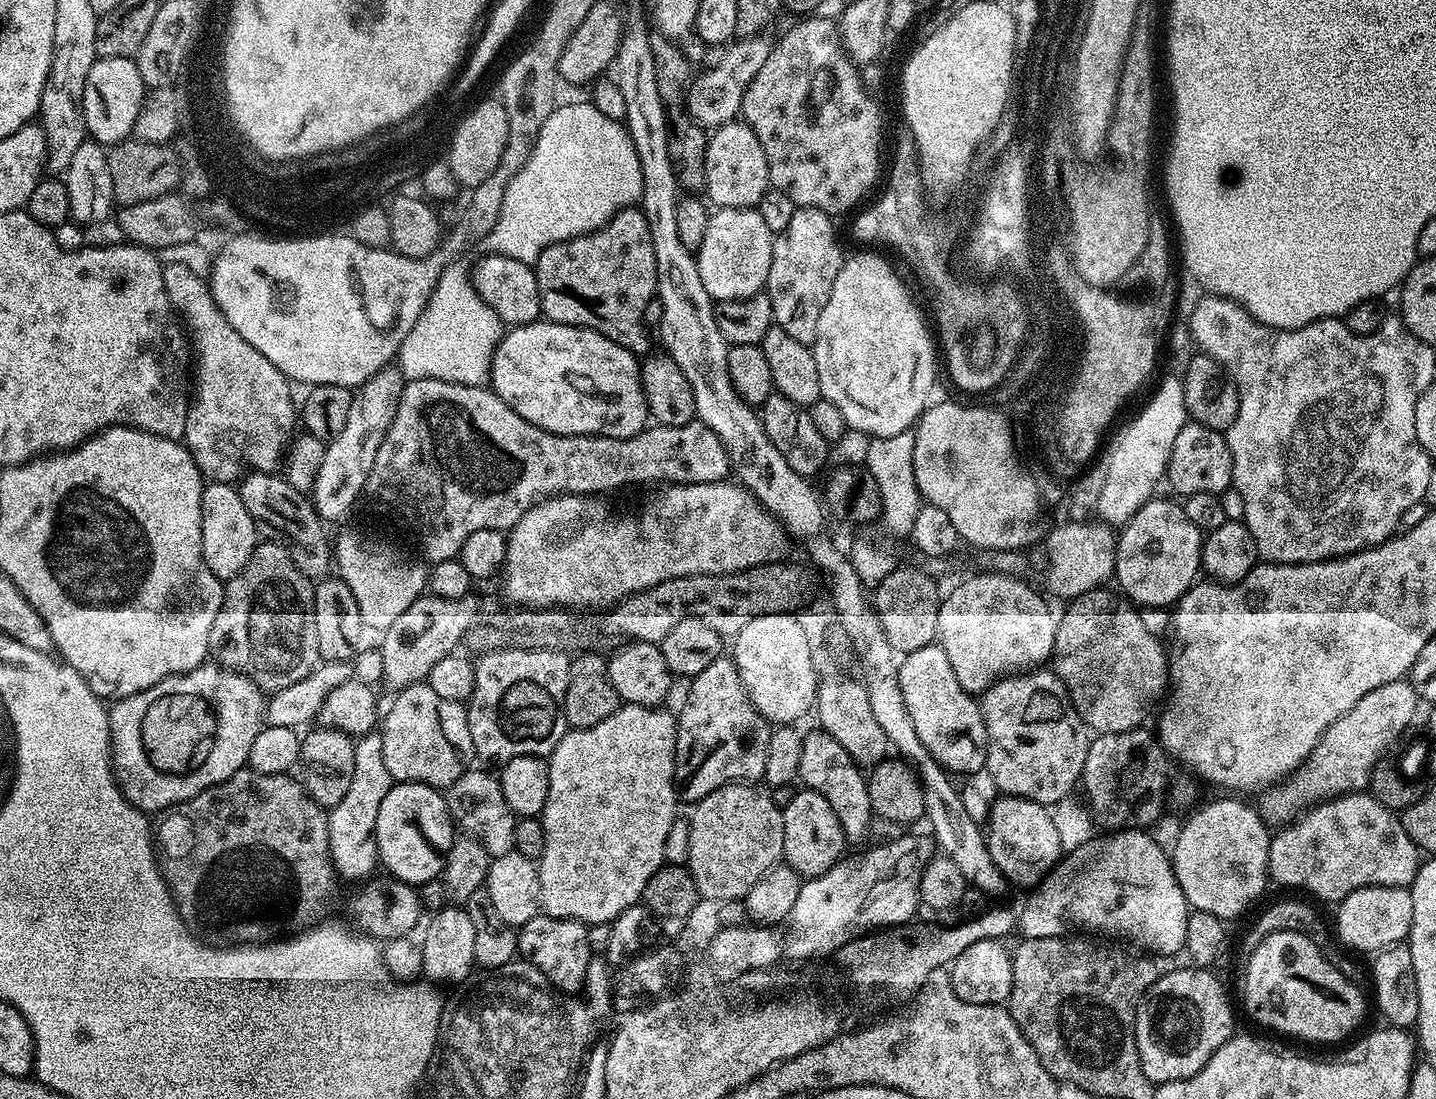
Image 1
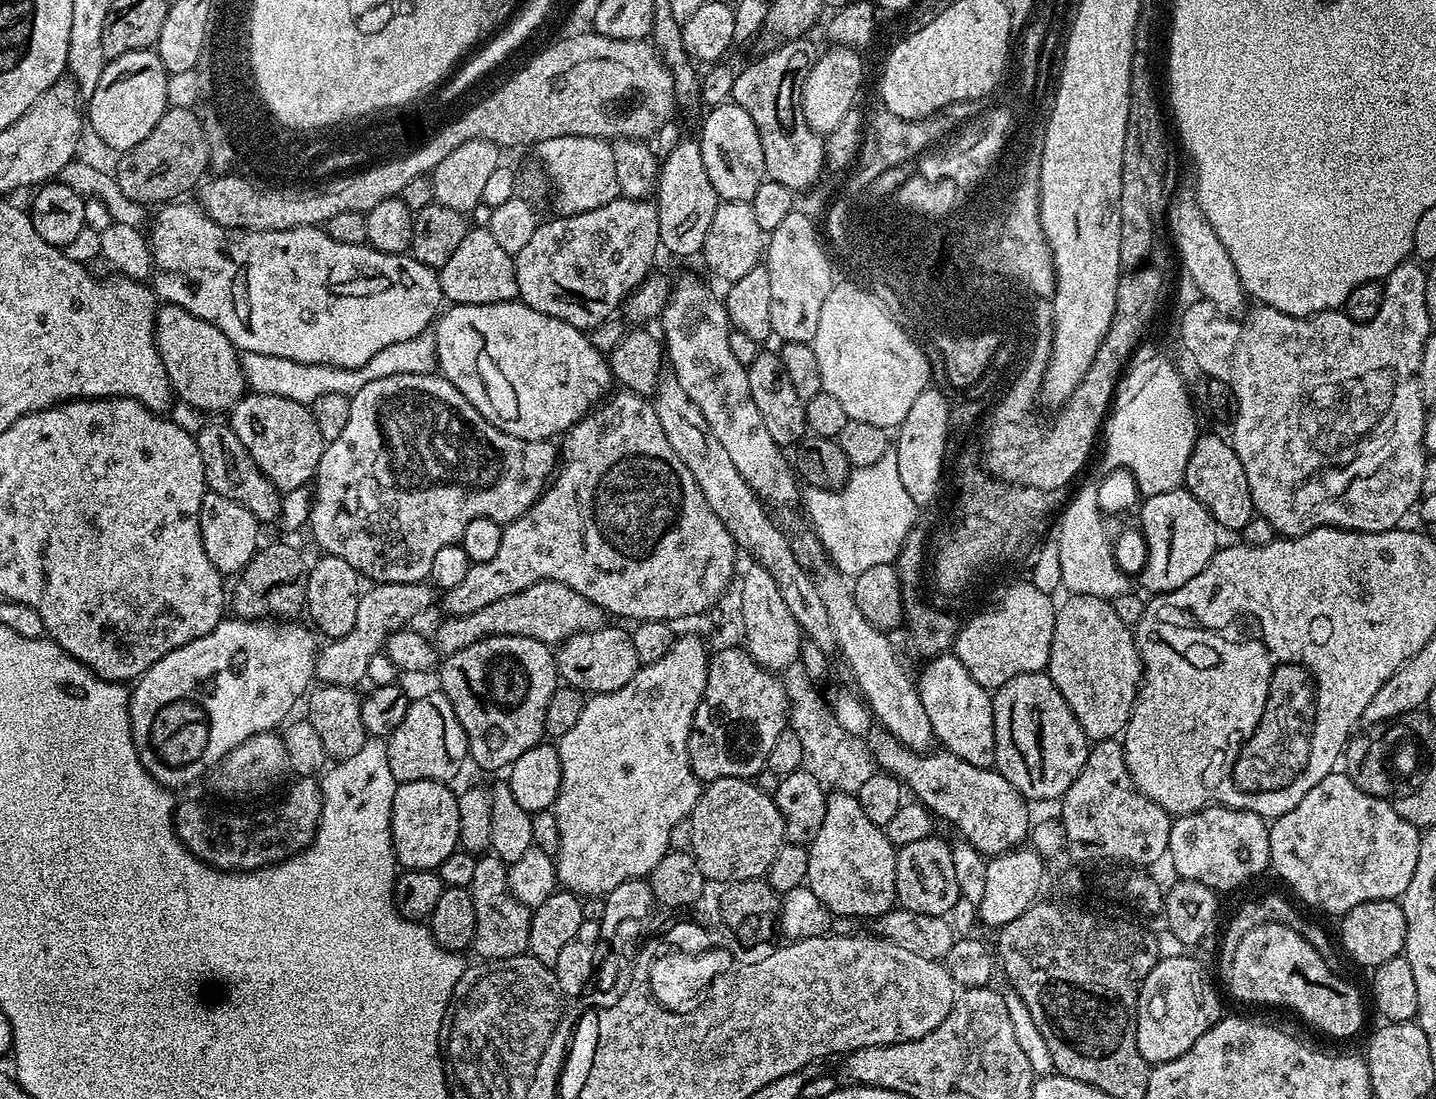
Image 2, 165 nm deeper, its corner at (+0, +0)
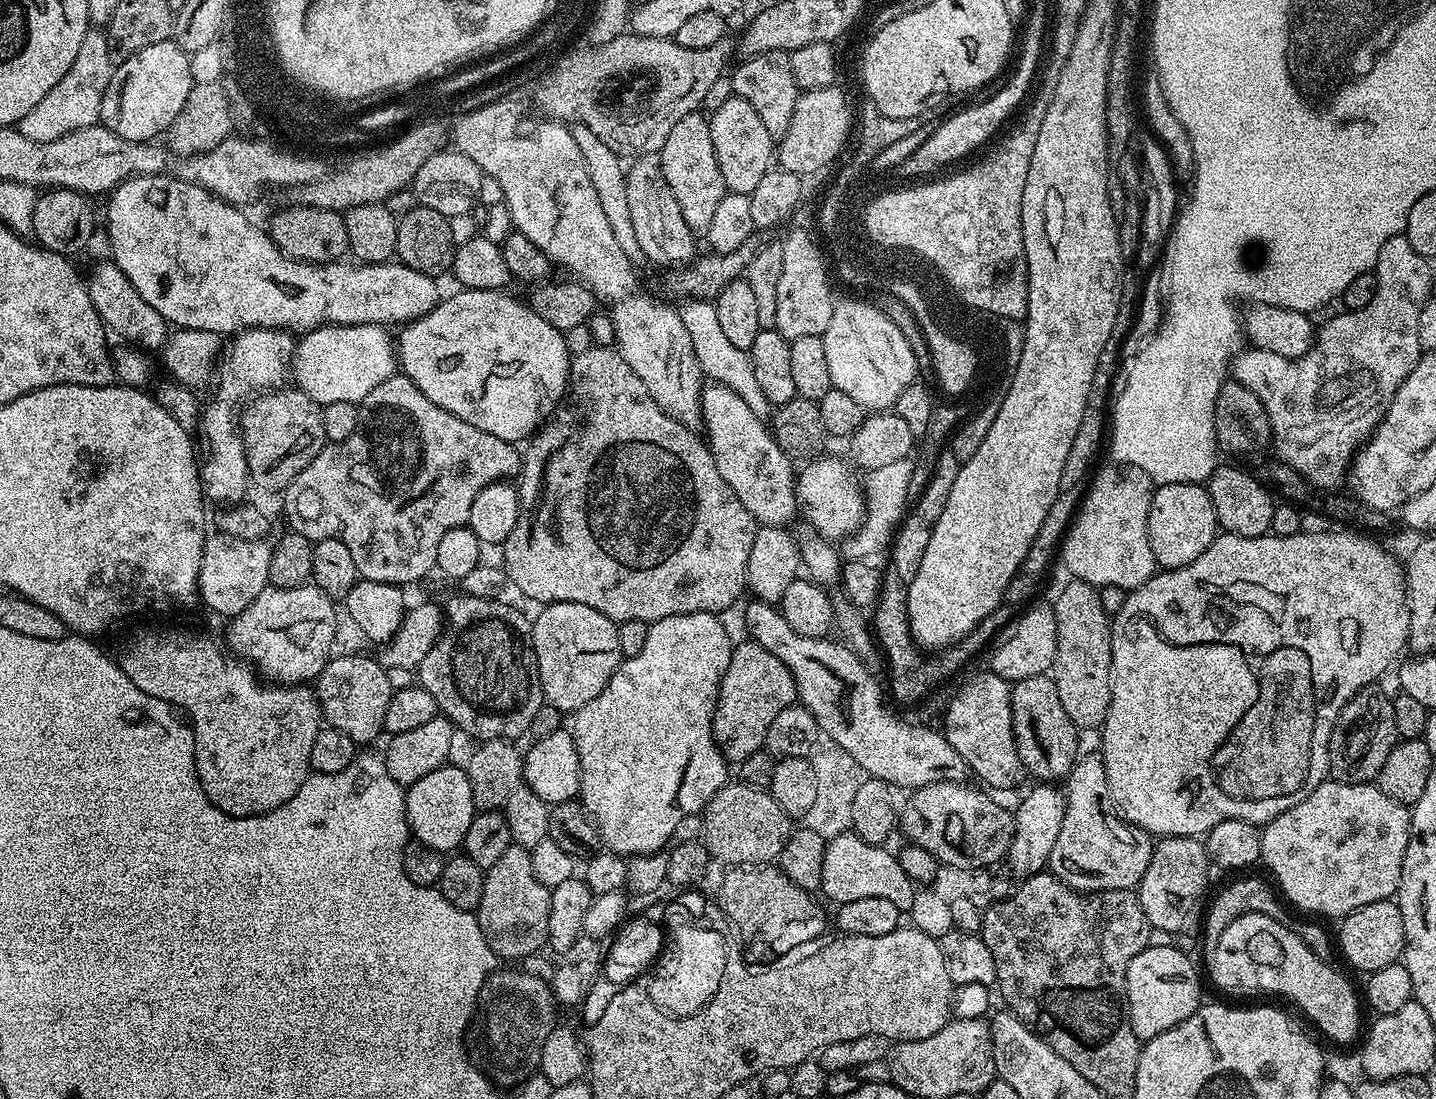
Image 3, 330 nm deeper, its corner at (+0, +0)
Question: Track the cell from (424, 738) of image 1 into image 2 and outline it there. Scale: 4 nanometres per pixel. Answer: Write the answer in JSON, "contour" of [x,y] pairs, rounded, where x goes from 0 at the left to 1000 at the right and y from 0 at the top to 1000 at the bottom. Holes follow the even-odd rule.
{"contour":[[[306,628],[298,630],[286,638],[283,646],[283,653],[269,671],[272,704],[276,712],[282,713],[286,710],[305,710],[315,712],[320,702],[323,692],[327,691],[326,672],[316,650],[316,642]]]}

